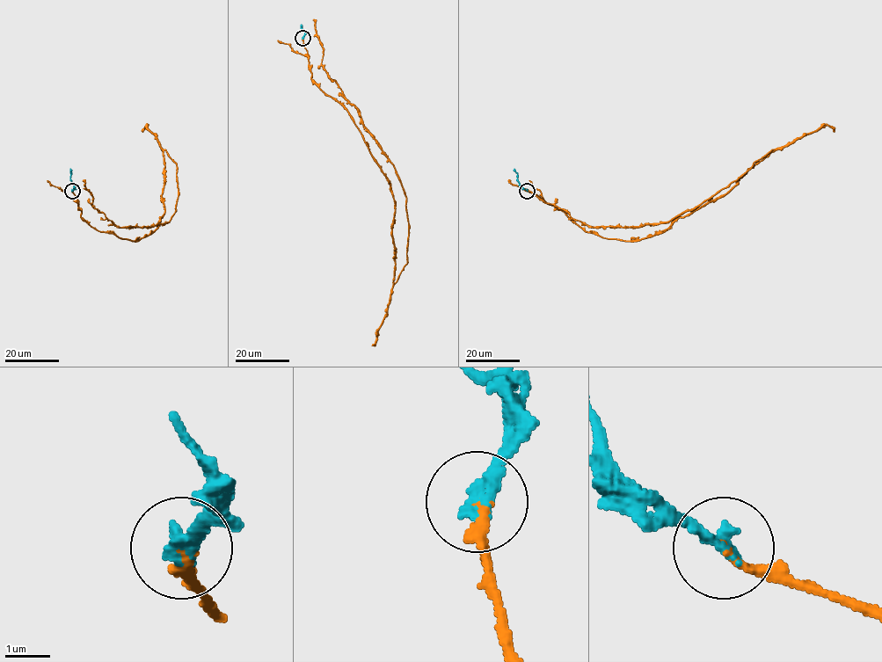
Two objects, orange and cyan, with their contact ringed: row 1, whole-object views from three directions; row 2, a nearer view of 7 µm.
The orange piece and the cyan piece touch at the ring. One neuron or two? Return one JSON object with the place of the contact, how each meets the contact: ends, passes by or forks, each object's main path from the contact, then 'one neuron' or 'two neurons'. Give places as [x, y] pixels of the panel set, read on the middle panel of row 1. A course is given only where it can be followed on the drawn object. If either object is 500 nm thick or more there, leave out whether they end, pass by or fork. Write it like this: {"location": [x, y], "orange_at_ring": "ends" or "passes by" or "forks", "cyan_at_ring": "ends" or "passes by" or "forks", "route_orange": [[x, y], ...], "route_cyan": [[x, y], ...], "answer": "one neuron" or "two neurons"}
{"location": [302, 38], "orange_at_ring": "ends", "cyan_at_ring": "ends", "route_orange": [[302, 38], [310, 79], [348, 112], [392, 190], [395, 283], [406, 264], [406, 196], [322, 65], [313, 19]], "route_cyan": [[302, 38], [304, 32], [300, 25]], "answer": "one neuron"}

